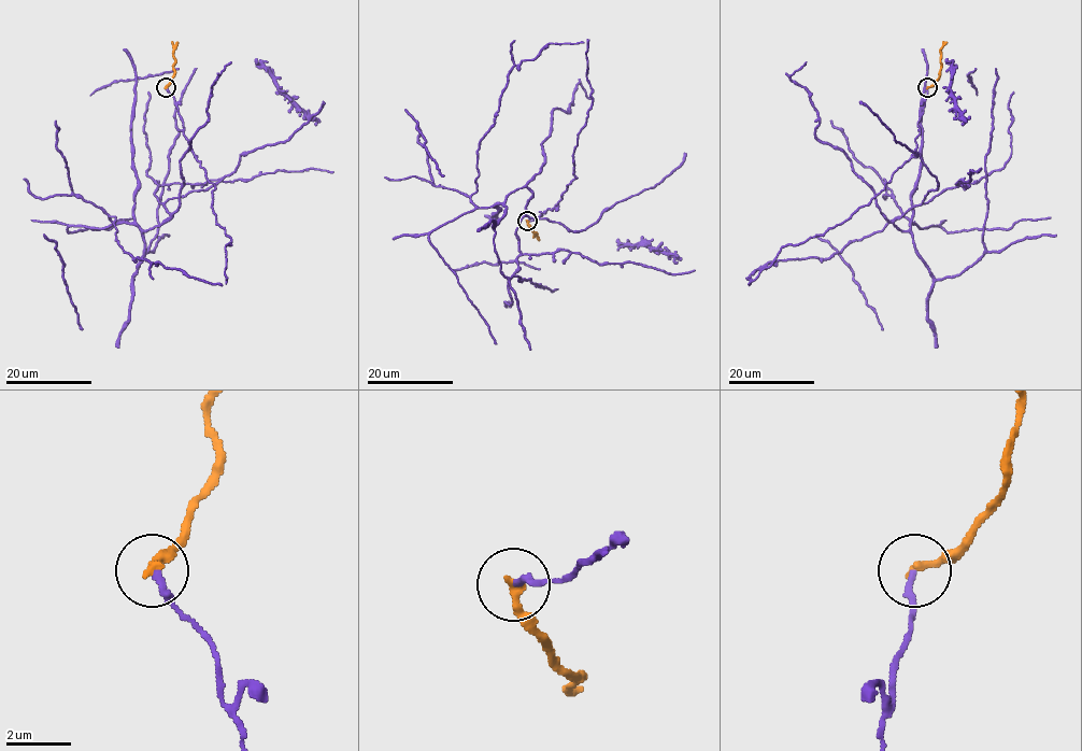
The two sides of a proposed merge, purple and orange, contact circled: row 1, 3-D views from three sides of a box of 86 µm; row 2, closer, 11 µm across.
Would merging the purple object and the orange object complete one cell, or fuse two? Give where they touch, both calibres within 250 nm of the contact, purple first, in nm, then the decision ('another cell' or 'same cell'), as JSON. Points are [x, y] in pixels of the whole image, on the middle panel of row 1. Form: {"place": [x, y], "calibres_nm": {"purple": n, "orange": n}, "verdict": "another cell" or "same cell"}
{"place": [527, 221], "calibres_nm": {"purple": 200, "orange": 240}, "verdict": "same cell"}

